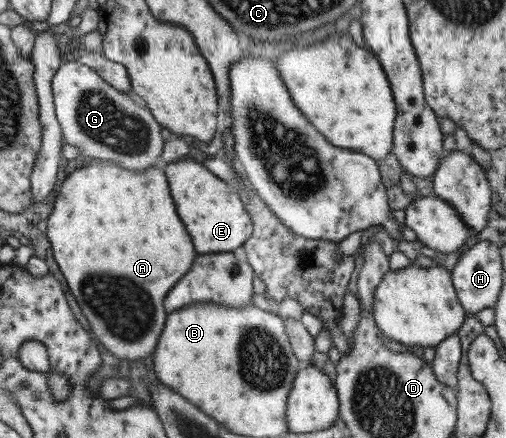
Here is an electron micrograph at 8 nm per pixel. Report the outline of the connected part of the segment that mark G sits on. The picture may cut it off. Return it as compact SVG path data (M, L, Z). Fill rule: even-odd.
M79 60L63 62L52 86L64 141L79 147L83 156L93 160L116 161L121 167L135 171L145 171L162 163L166 144L161 135L163 126L149 107L134 94L112 87L96 68Z

